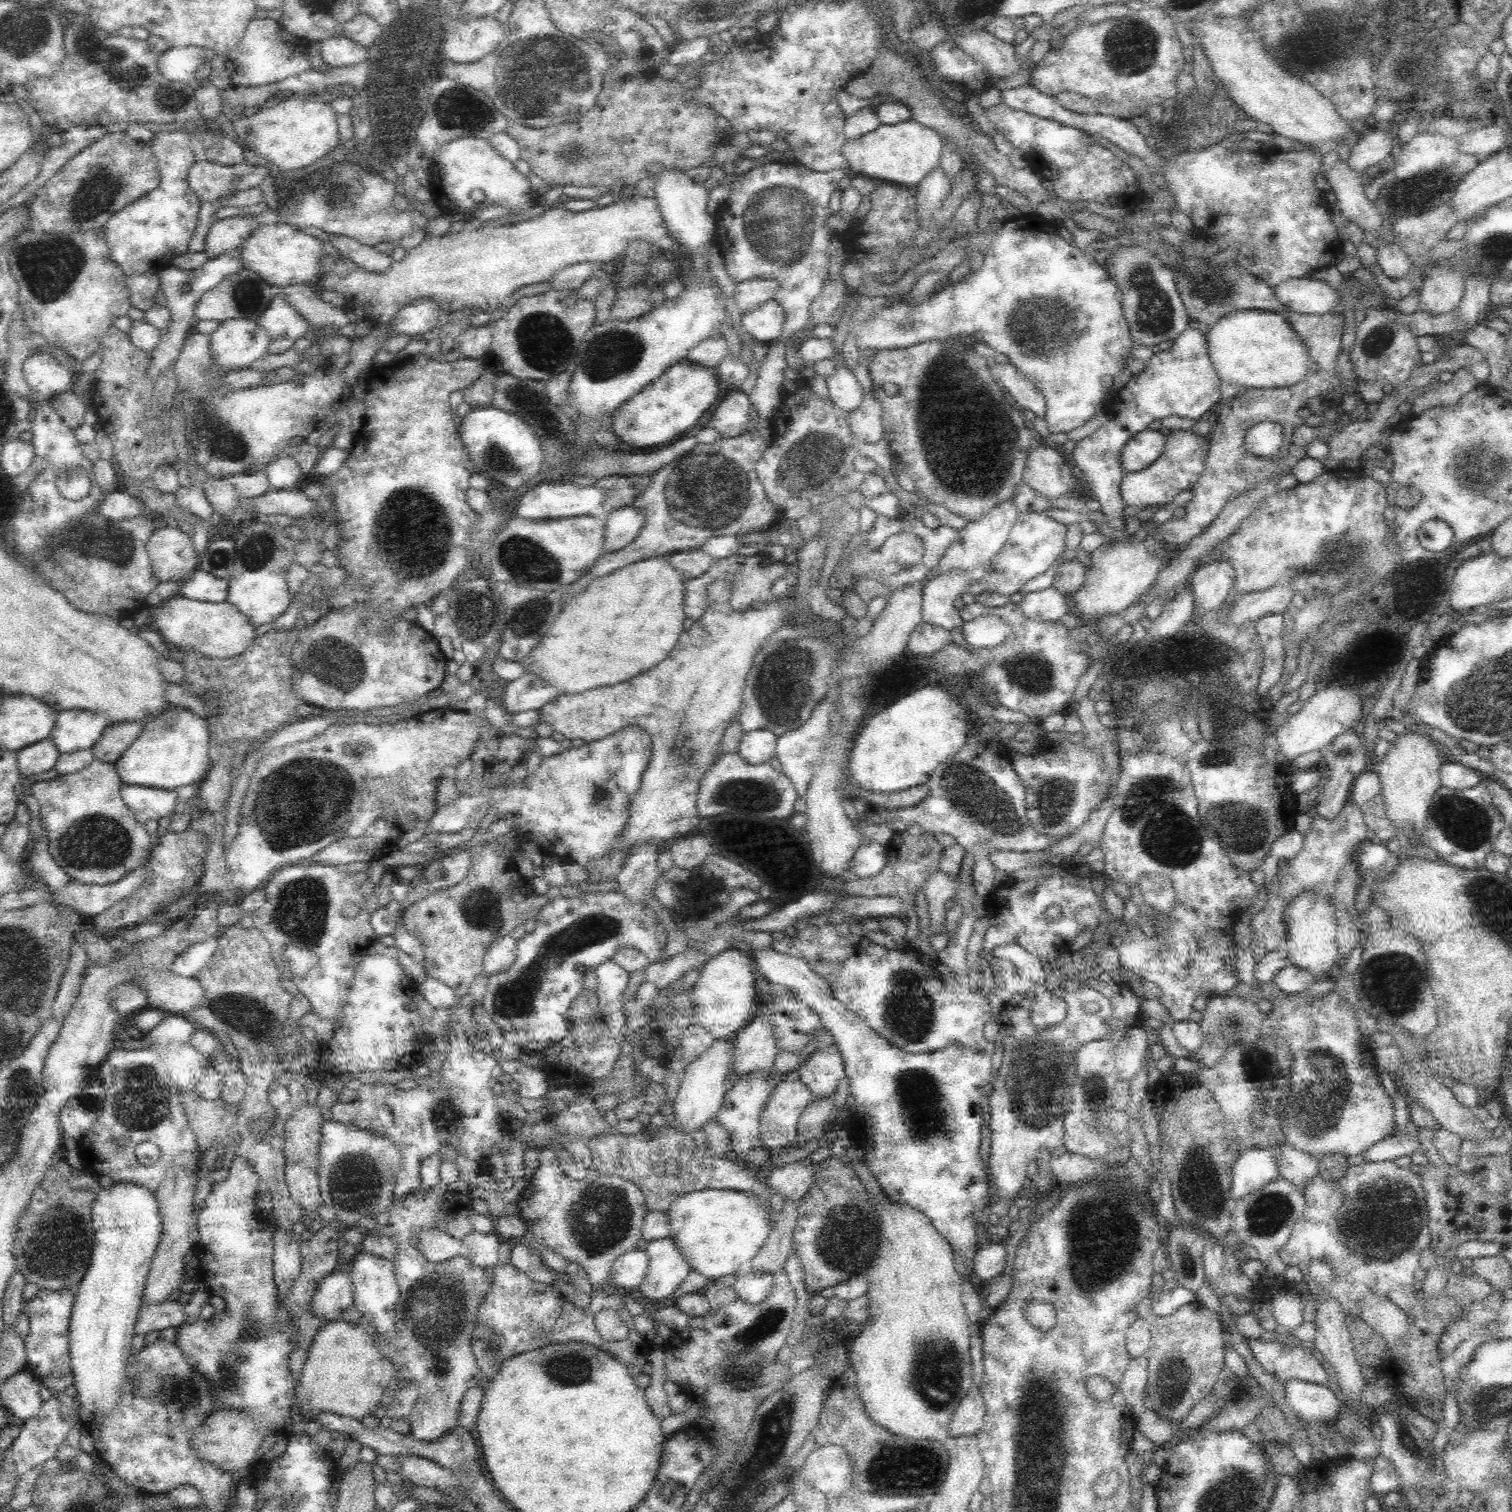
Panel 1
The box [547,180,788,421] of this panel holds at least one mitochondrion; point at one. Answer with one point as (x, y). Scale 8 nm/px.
(613, 351)

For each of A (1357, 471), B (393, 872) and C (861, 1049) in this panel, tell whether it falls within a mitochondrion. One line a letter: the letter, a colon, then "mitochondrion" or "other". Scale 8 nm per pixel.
A: other
B: other
C: other

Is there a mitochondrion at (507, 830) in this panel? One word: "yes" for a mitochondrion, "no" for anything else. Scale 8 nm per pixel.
no

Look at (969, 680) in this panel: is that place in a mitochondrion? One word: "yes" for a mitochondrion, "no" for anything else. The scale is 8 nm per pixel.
no

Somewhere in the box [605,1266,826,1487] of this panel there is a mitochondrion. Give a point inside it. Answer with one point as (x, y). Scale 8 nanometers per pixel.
(772, 1423)

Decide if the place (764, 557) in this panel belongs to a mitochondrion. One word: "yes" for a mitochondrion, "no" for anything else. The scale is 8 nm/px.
no

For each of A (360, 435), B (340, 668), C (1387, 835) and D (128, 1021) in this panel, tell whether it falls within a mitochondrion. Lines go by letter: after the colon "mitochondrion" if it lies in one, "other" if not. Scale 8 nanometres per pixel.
A: other
B: mitochondrion
C: other
D: other

